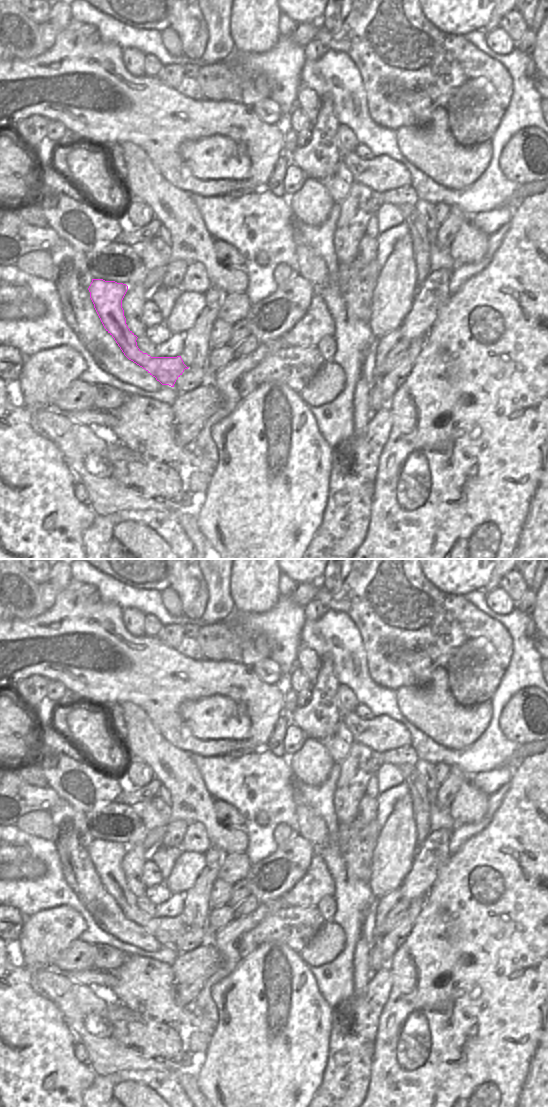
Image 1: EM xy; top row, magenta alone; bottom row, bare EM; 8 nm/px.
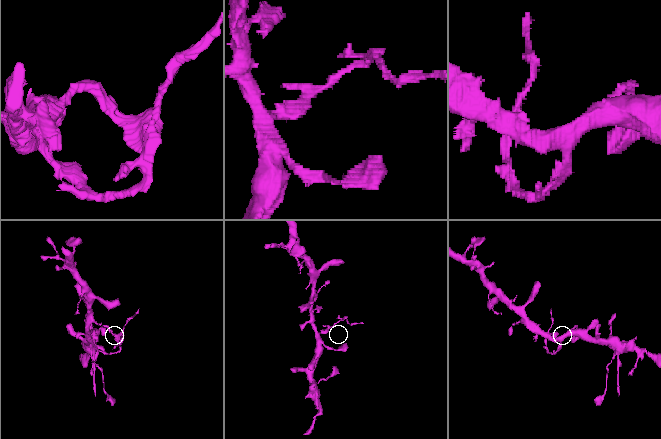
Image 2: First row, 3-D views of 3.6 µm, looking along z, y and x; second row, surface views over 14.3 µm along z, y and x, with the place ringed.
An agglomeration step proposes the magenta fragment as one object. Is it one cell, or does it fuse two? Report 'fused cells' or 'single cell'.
fused cells

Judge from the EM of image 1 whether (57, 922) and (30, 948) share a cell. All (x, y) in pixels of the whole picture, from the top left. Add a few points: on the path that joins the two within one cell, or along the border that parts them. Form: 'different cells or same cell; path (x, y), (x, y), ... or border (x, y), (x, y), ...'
same cell; path (52, 929), (37, 944)

